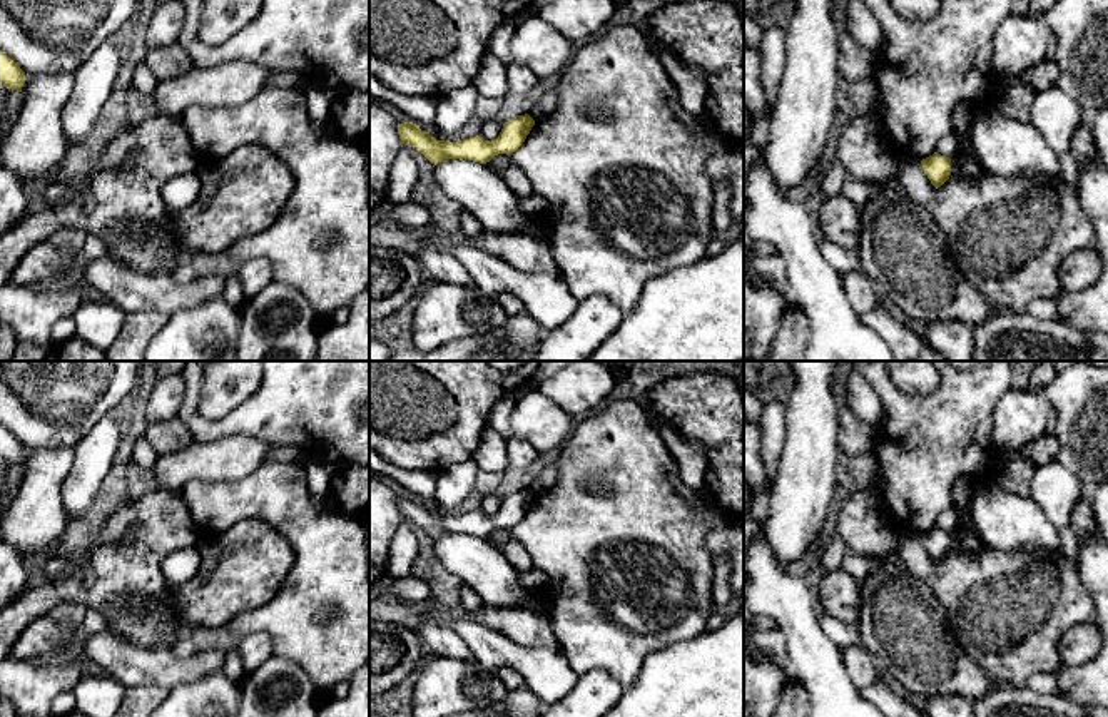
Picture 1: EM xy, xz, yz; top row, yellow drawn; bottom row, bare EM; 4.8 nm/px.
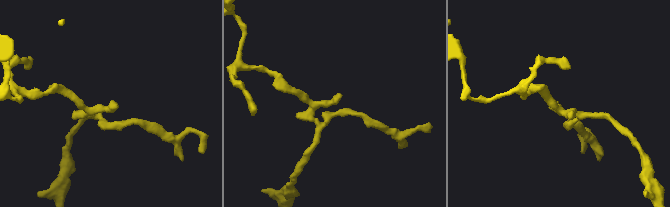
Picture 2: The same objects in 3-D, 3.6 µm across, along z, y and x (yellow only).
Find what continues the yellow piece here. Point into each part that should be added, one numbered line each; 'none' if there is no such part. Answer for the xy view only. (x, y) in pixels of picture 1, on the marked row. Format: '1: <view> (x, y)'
none

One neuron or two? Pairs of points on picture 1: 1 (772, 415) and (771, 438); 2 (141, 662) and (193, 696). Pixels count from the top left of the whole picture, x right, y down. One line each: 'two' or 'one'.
1: one
2: two

